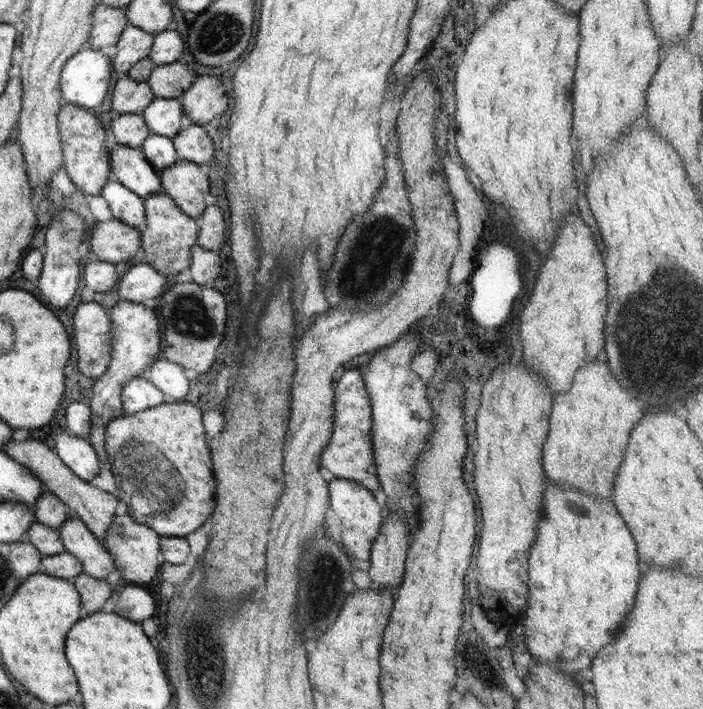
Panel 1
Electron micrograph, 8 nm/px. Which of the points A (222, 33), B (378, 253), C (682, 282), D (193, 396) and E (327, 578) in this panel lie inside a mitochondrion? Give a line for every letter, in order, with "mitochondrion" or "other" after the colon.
A: mitochondrion
B: mitochondrion
C: mitochondrion
D: other
E: mitochondrion

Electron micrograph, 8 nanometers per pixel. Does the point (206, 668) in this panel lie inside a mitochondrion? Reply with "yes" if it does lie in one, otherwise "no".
yes

